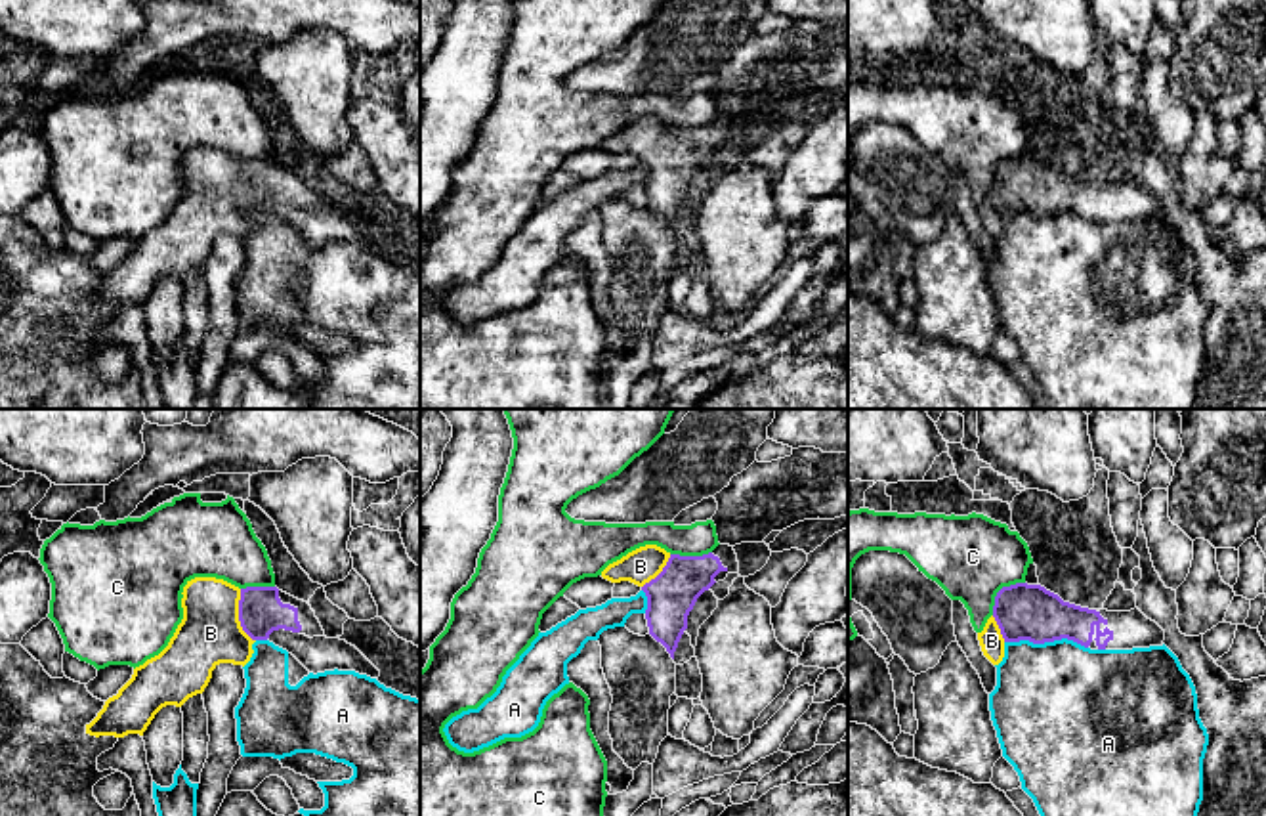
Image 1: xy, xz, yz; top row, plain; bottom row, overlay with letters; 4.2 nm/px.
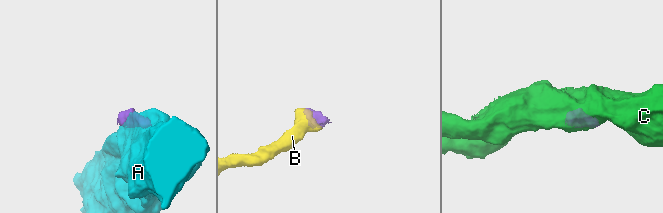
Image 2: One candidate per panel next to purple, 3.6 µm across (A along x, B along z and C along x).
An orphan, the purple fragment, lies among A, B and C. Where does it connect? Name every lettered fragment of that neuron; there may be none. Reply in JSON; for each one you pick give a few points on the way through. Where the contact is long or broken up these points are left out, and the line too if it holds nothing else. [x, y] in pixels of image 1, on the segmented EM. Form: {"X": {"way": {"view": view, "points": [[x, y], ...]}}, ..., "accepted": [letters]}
{"B": {"way": {"view": "xy", "points": [[260, 610], [239, 616], [222, 622], [210, 633]]}}, "accepted": ["B"]}

